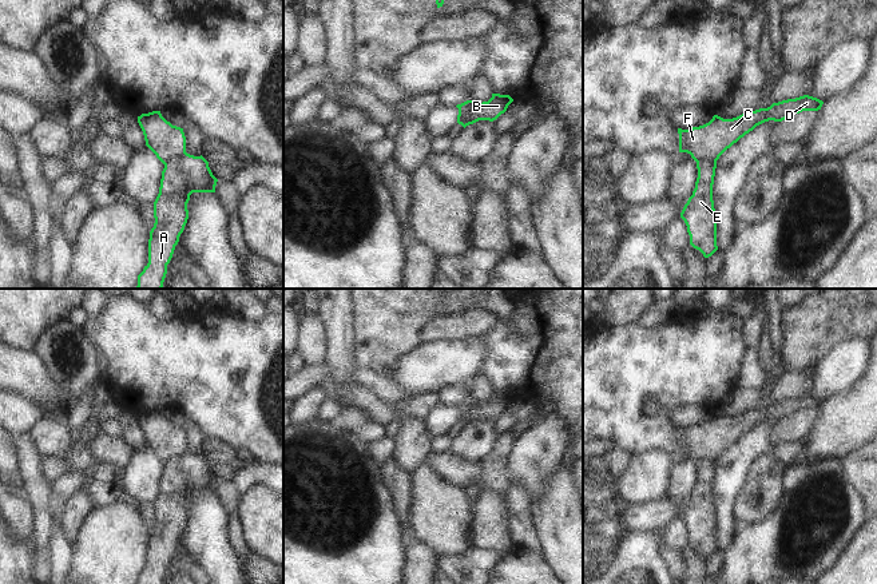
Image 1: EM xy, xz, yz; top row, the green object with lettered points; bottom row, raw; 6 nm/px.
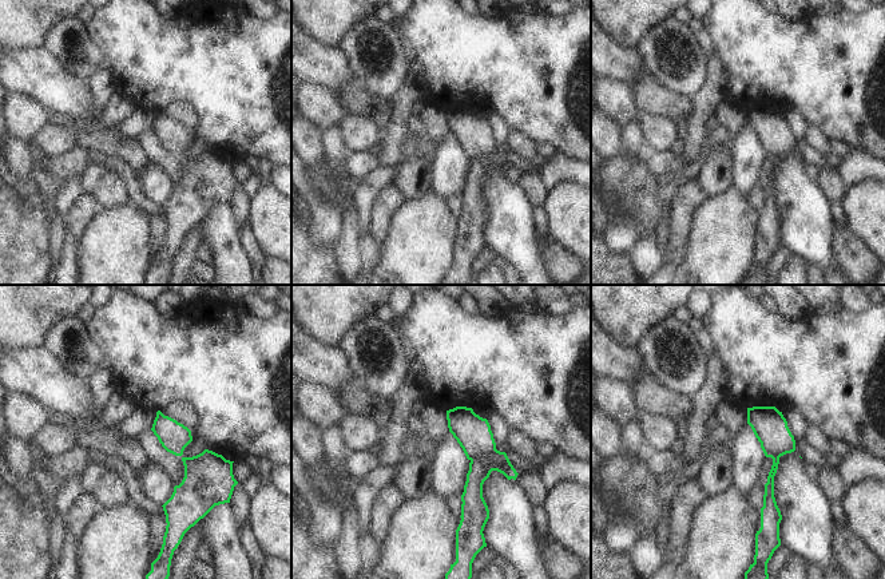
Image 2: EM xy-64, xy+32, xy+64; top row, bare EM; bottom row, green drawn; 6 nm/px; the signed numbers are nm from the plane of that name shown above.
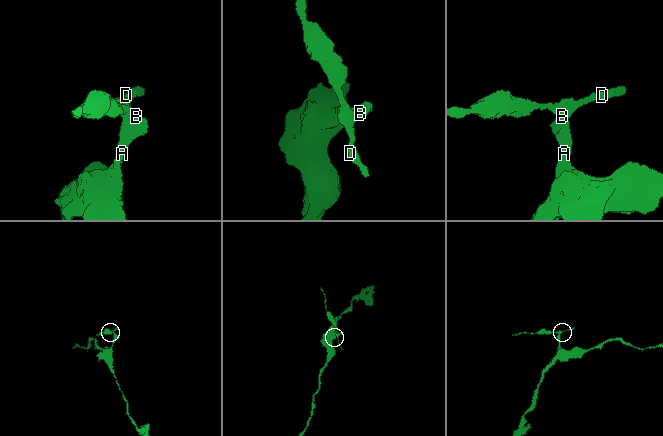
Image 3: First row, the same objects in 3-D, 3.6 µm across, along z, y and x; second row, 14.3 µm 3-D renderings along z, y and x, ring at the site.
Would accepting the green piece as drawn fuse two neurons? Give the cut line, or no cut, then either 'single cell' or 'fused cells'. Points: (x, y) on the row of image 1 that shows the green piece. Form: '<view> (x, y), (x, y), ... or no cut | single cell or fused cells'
xy (186, 153), (171, 158), (165, 165) | fused cells

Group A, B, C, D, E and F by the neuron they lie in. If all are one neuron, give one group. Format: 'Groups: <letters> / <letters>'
Groups: A B E / C D F

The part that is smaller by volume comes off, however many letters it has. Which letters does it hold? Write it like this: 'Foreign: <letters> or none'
Foreign: C, D, F

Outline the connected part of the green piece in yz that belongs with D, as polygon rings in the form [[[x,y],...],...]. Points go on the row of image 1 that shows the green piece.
[[[803,95],[773,103],[767,108],[749,111],[733,119],[714,115],[713,119],[699,127],[688,130],[678,128],[679,152],[687,152],[695,162],[710,159],[714,163],[719,156],[757,126],[774,120],[782,122],[802,111],[818,111],[824,102]]]

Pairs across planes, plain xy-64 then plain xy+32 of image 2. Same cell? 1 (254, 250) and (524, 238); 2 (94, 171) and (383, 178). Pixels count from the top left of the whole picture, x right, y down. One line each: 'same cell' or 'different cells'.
1: different cells
2: different cells

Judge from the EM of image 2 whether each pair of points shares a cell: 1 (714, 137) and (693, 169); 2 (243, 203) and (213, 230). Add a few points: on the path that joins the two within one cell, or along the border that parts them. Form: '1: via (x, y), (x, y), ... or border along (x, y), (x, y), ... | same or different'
1: via (706, 145), (699, 161) | same
2: border along (227, 203), (239, 229) | different

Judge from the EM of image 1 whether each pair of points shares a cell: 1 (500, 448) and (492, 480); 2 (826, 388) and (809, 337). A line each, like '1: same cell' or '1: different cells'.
1: same cell
2: different cells

